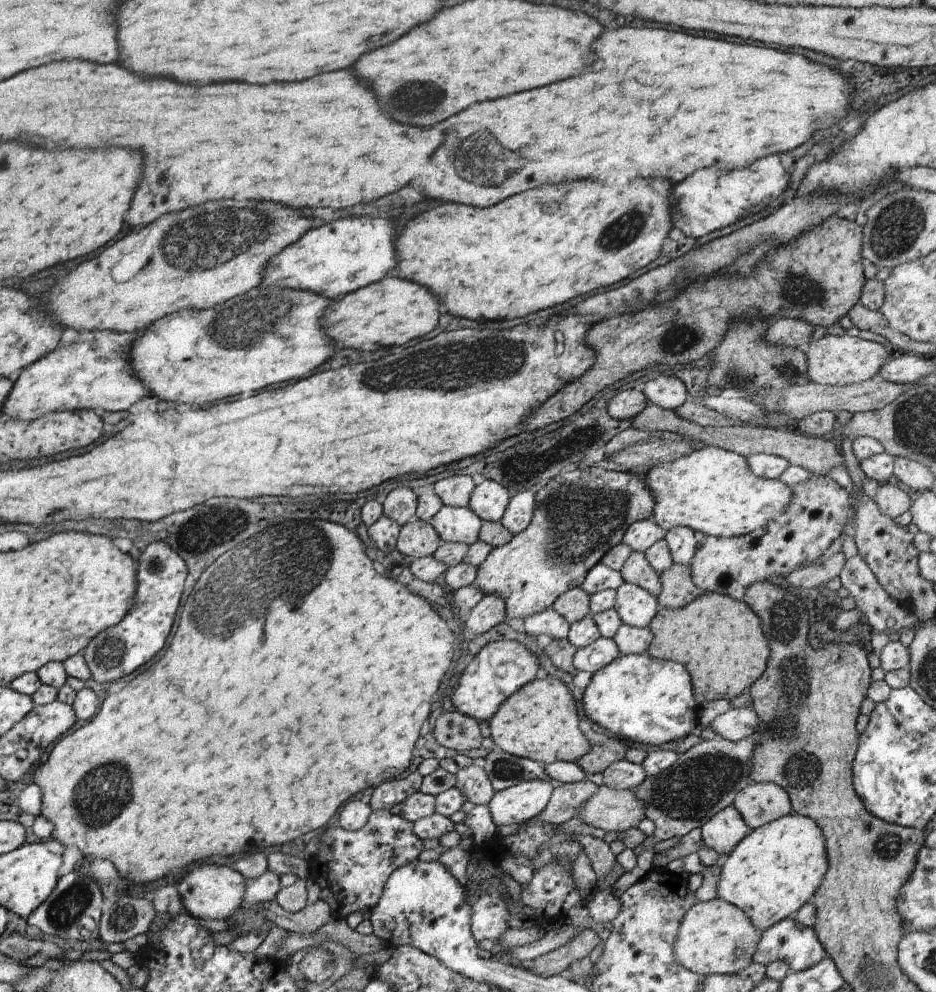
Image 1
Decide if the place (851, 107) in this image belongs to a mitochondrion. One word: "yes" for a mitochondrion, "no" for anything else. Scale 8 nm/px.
no

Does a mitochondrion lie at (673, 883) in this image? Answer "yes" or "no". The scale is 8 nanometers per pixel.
no

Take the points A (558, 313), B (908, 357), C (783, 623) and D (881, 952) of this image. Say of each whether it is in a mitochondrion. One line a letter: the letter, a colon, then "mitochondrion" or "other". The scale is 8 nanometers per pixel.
A: other
B: other
C: mitochondrion
D: other

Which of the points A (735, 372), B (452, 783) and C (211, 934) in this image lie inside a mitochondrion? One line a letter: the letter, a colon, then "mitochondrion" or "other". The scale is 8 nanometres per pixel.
A: mitochondrion
B: other
C: other

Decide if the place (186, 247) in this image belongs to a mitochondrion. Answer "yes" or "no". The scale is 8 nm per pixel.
yes

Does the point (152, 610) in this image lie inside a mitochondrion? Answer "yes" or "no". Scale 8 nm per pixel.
no

